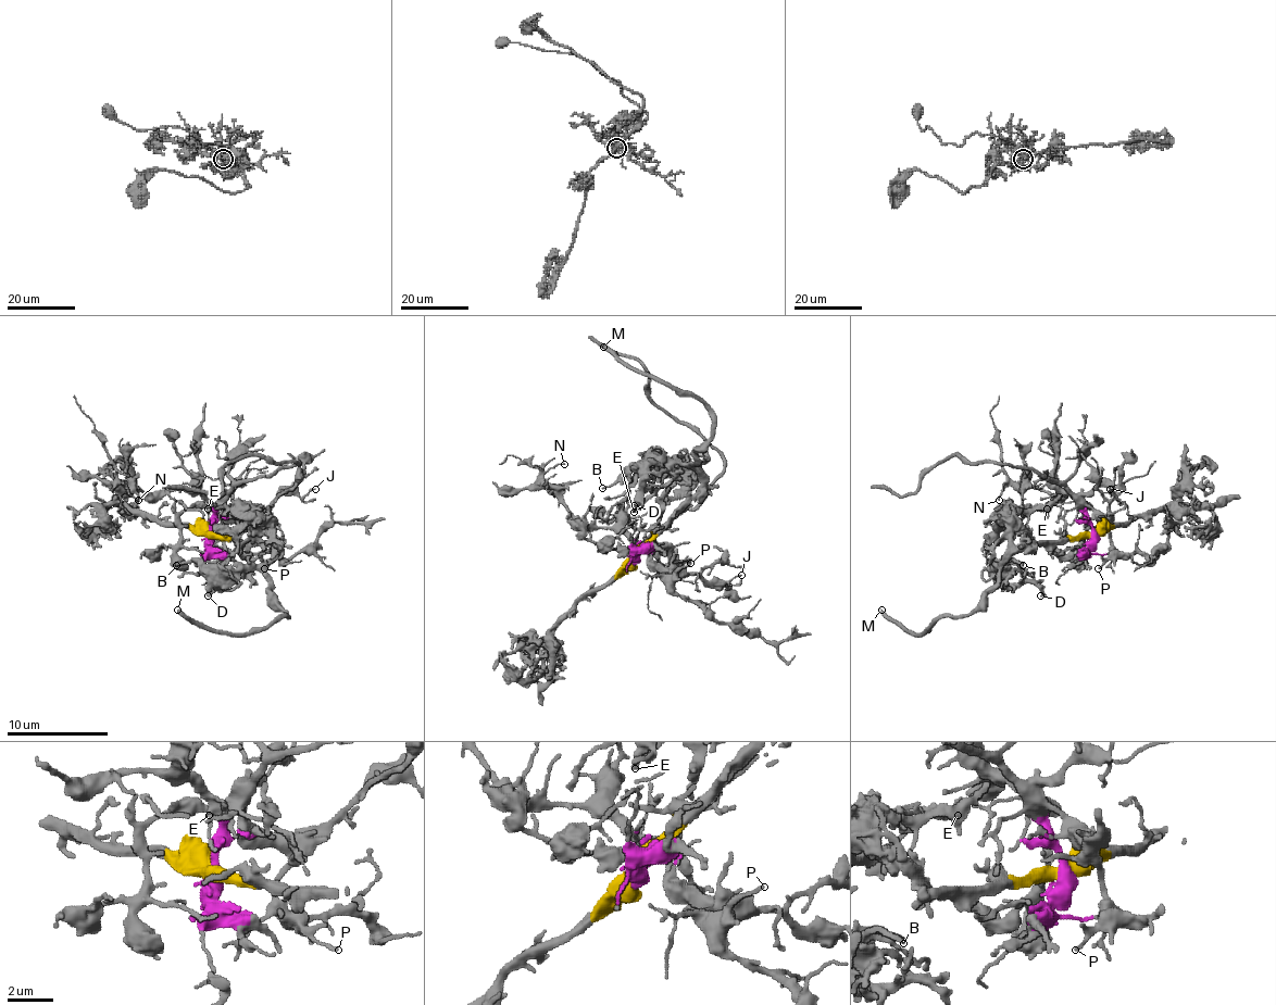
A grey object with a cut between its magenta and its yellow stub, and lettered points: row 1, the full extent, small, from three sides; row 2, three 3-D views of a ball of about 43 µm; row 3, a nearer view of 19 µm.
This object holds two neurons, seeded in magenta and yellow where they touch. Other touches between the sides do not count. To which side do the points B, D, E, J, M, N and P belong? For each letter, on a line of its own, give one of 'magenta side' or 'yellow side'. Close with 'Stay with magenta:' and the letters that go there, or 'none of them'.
B: yellow side
D: yellow side
E: yellow side
J: magenta side
M: yellow side
N: magenta side
P: magenta side
Stay with magenta: J, N, P

